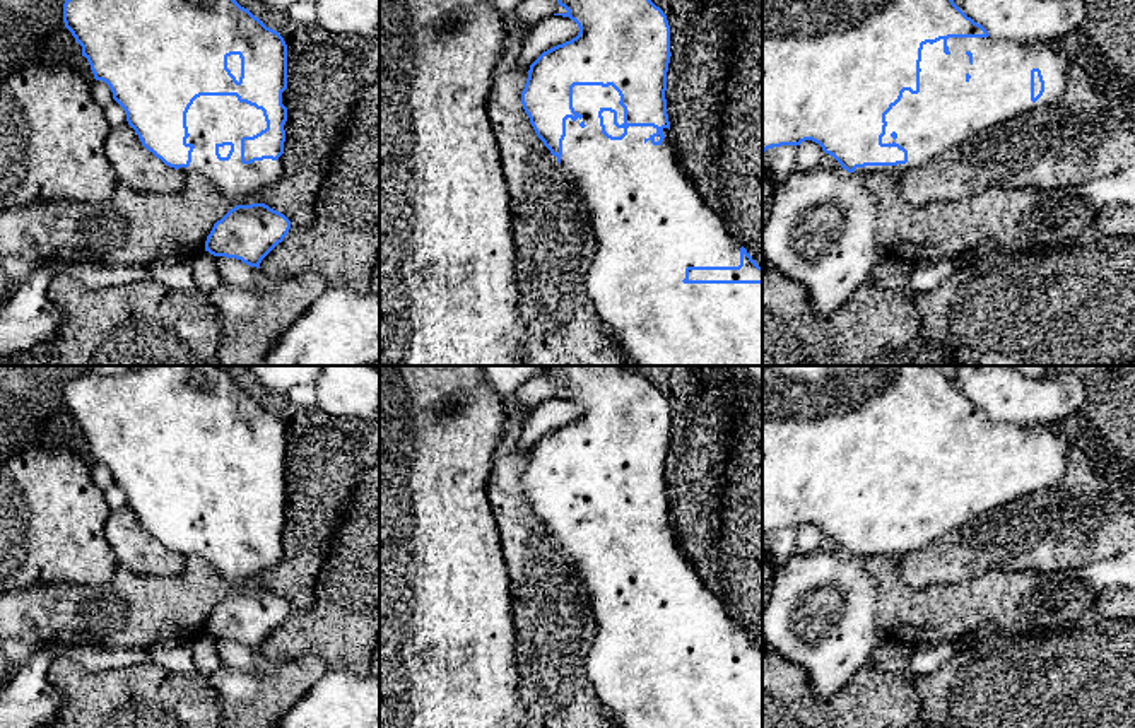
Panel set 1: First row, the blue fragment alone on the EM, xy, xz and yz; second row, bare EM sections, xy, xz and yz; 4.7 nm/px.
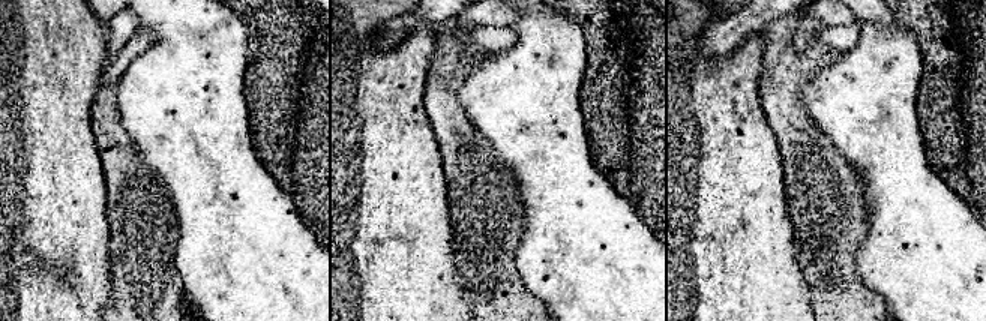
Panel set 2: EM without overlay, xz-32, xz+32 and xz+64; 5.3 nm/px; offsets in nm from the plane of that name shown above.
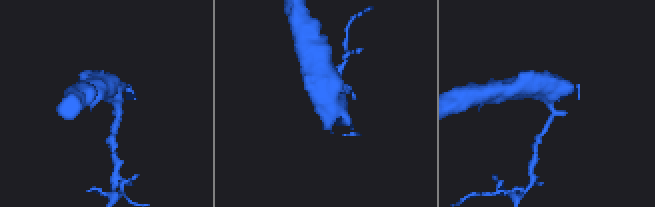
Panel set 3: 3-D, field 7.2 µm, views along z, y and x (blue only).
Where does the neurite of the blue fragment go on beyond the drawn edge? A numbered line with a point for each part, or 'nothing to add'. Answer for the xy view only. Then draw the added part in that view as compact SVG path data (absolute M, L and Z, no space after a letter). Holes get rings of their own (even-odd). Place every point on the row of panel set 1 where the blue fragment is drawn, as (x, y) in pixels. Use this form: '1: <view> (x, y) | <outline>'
1: xy (211, 120) | M200 96L186 113L193 144L191 162L183 173L200 173L209 178L232 203L263 203L262 193L284 173L284 156L277 161L263 159L241 162L241 138L267 128L262 109L239 103L236 96ZM232 142L229 161L219 161L215 145Z

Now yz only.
1: yz (947, 111) | M991 36L923 44L920 92L903 92L885 114L882 137L882 144L904 147L908 162L856 167L855 174L899 174L920 167L997 125L1031 109L1055 106L1065 96L1073 60L1056 46ZM1032 68L1039 68L1044 80L1044 92L1036 103L1031 101Z

